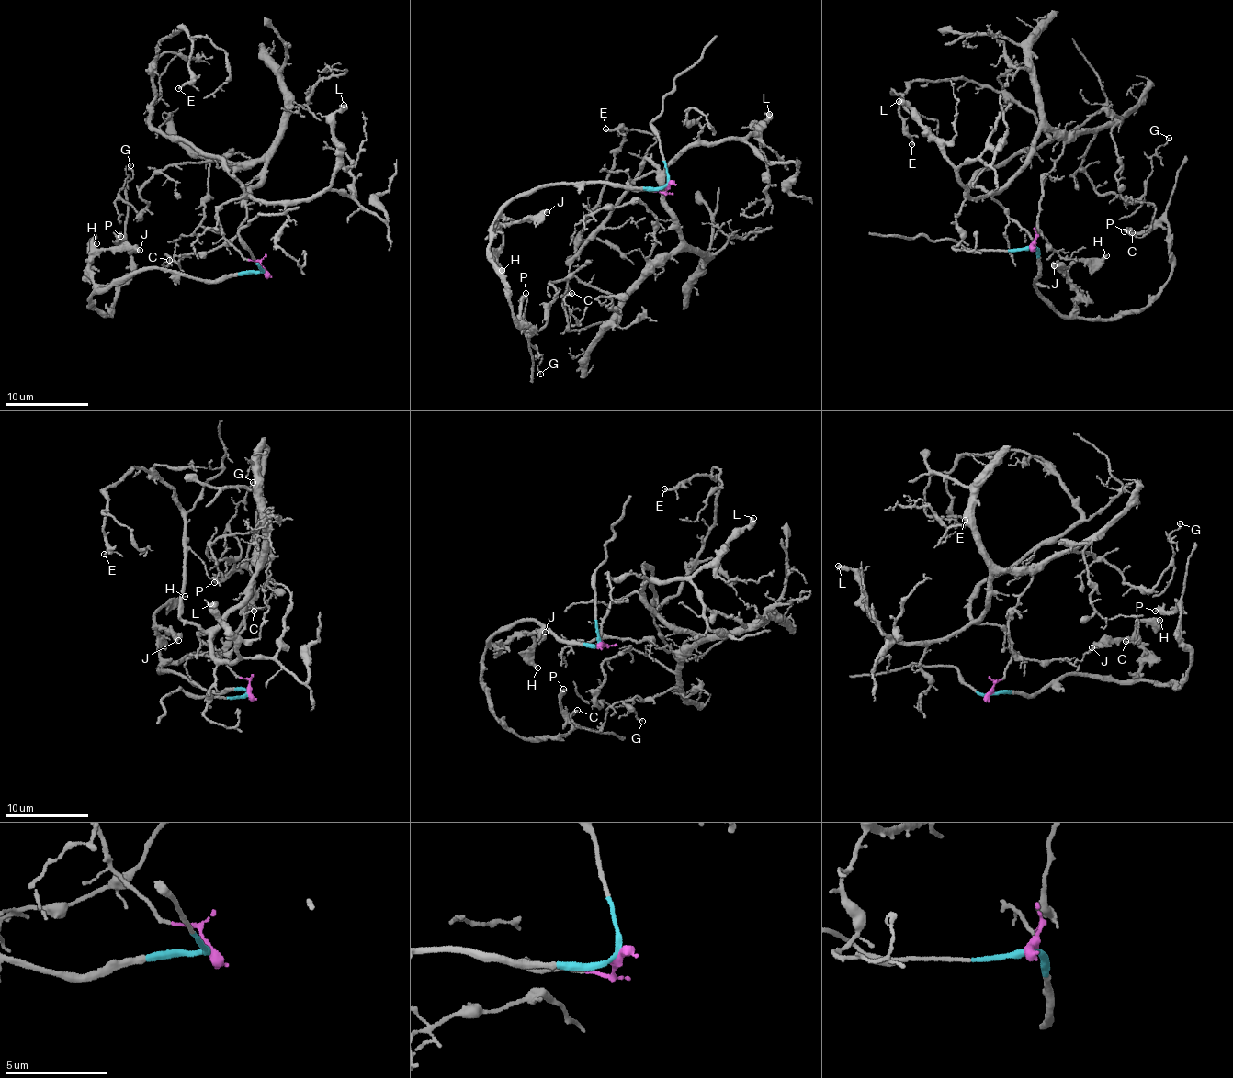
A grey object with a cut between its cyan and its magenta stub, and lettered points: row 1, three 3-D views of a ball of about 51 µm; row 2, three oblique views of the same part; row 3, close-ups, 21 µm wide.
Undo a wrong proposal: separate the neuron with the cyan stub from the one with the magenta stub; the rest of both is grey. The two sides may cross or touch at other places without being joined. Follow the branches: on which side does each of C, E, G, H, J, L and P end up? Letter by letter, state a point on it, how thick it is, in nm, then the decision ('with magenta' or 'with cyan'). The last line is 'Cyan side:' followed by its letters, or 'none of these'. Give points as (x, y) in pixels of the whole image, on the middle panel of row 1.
C: place (571, 293); calibre 150 nm; with magenta
E: place (605, 129); calibre 130 nm; with magenta
G: place (540, 374); calibre 110 nm; with magenta
H: place (502, 270); calibre 200 nm; with cyan
J: place (547, 212); calibre 460 nm; with cyan
L: place (769, 114); calibre 460 nm; with magenta
P: place (526, 293); calibre 260 nm; with cyan
Cyan side: H, J, P

